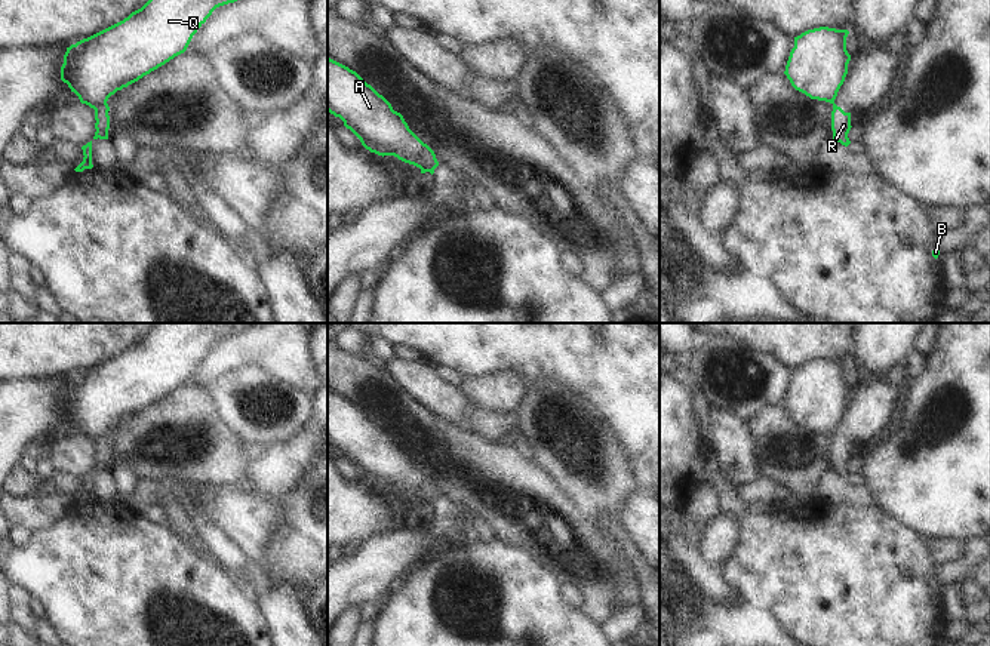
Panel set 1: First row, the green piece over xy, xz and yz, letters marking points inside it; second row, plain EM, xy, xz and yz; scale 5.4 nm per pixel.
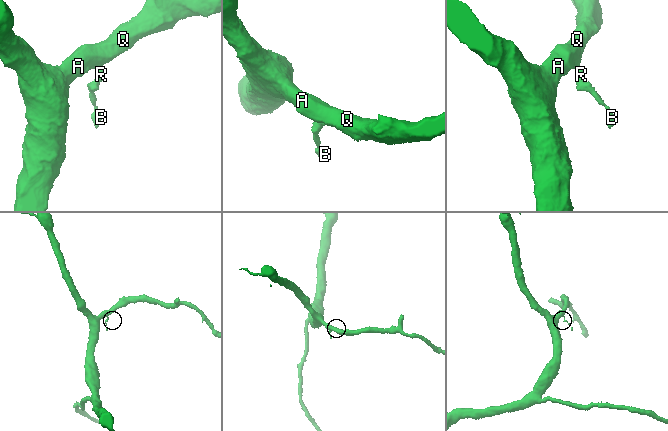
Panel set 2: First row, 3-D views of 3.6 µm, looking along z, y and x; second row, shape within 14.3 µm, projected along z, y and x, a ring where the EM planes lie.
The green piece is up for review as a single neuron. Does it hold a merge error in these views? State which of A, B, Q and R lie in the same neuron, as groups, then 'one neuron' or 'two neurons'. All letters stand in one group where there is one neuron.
A Q / B R | two neurons

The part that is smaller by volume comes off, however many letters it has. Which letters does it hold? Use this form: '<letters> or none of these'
B, R.

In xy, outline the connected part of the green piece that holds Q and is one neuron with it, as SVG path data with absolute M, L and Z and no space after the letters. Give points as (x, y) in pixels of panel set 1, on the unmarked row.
M156 323L150 332L123 353L67 379L61 412L82 436L98 440L111 427L184 385L212 344L246 330L250 323Z

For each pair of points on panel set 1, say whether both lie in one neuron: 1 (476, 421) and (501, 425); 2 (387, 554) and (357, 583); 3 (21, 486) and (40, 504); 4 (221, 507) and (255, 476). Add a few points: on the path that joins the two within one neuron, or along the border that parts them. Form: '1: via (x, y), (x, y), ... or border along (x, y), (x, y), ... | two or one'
1: via (482, 423), (495, 425) | one
2: via (380, 560), (365, 575) | one
3: border along (48, 491), (39, 495), (15, 497) | two
4: border along (242, 485), (276, 500) | two

